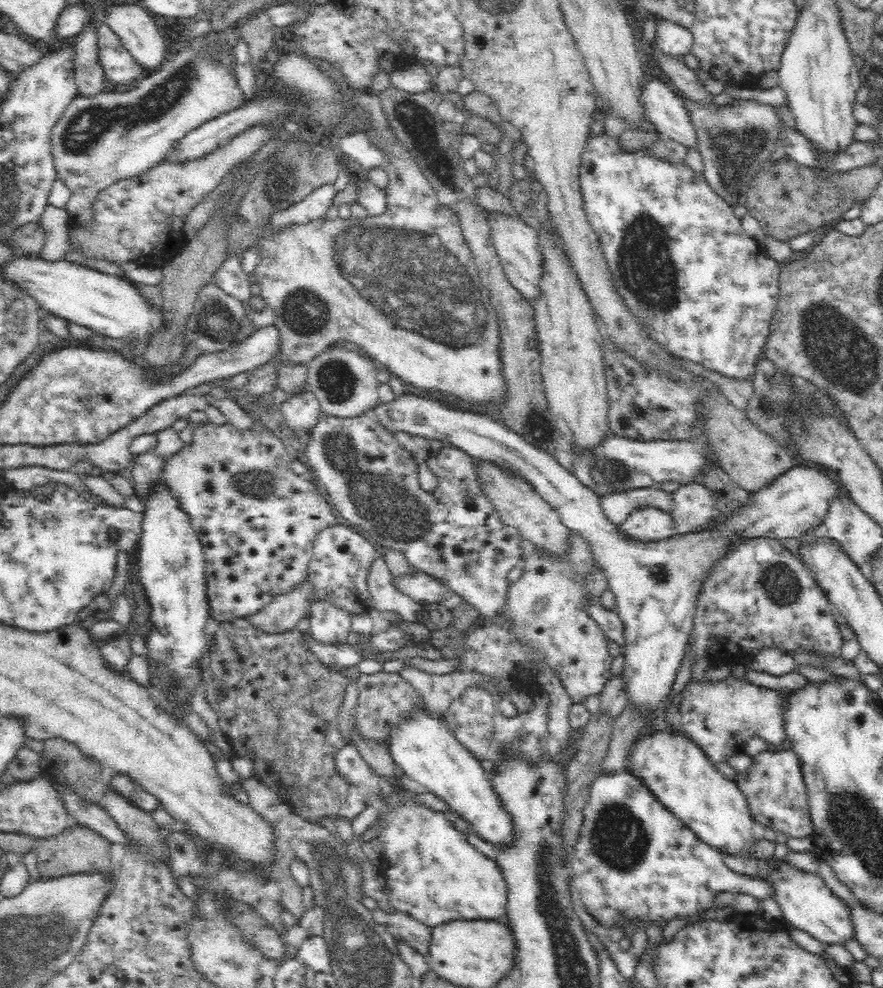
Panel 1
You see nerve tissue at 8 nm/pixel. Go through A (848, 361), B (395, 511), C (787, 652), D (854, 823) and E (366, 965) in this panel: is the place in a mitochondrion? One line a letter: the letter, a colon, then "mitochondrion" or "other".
A: mitochondrion
B: mitochondrion
C: other
D: mitochondrion
E: mitochondrion

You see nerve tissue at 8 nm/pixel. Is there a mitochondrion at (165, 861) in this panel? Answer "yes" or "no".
no

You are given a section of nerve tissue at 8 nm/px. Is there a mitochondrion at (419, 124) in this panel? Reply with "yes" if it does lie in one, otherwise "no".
yes

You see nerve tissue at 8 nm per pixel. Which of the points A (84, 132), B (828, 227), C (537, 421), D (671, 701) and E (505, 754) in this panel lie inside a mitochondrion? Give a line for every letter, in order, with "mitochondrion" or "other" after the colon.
A: mitochondrion
B: other
C: mitochondrion
D: other
E: other

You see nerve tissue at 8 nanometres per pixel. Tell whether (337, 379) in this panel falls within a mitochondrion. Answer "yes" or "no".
yes

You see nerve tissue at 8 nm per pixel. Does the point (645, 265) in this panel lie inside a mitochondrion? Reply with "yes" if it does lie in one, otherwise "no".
yes

